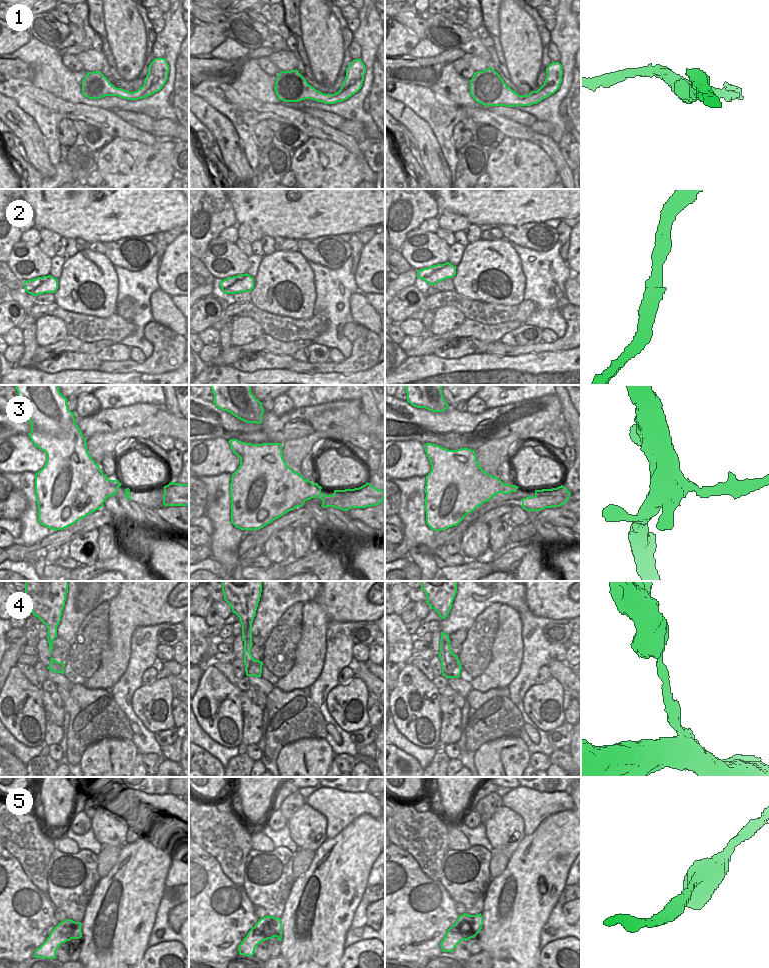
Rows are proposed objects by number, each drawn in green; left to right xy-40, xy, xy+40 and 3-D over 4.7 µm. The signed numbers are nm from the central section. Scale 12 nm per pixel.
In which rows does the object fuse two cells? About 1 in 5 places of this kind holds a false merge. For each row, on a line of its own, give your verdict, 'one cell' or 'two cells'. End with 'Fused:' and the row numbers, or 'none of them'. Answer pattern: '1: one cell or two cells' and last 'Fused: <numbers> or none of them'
1: one cell
2: one cell
3: two cells
4: one cell
5: one cell
Fused: 3

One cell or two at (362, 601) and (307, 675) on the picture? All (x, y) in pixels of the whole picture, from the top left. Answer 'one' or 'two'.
one

